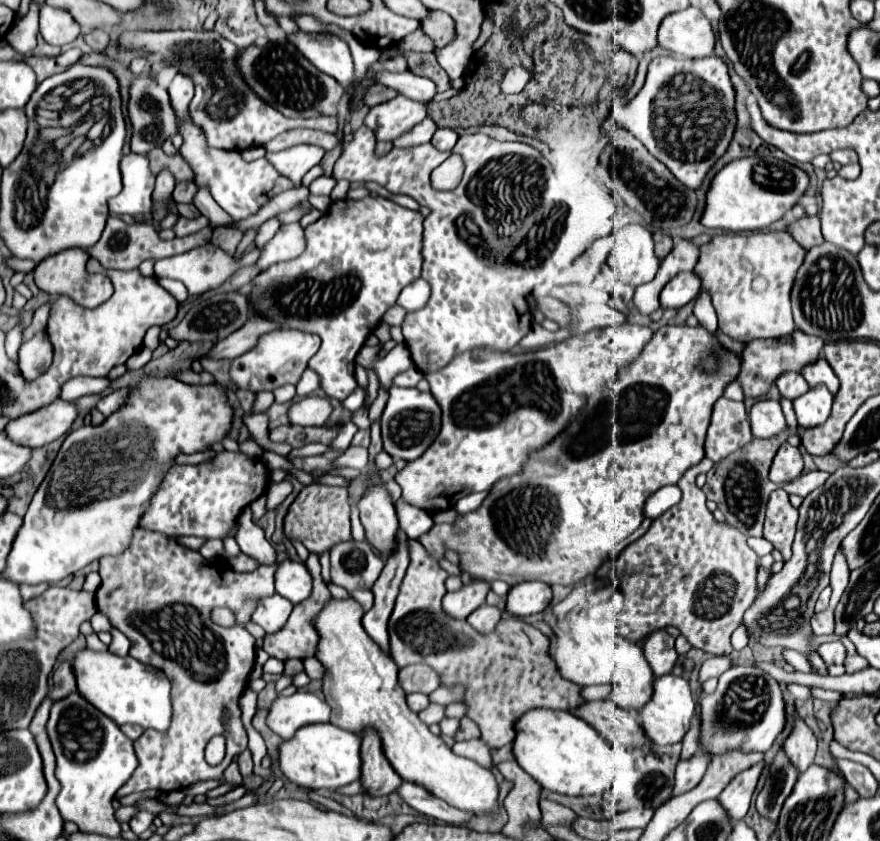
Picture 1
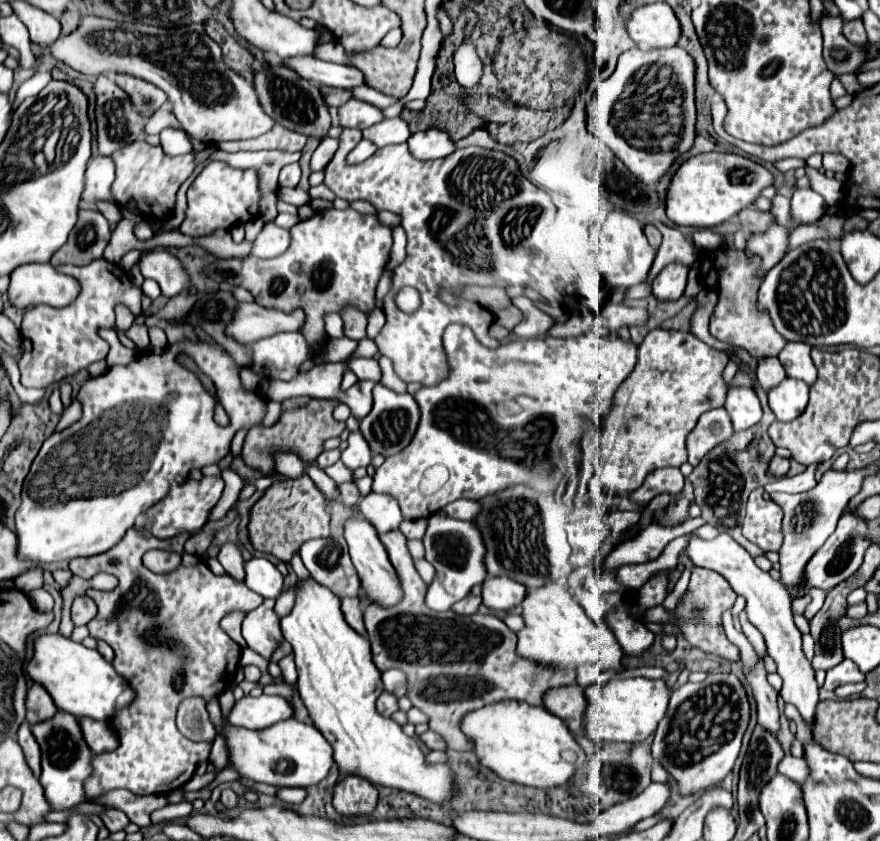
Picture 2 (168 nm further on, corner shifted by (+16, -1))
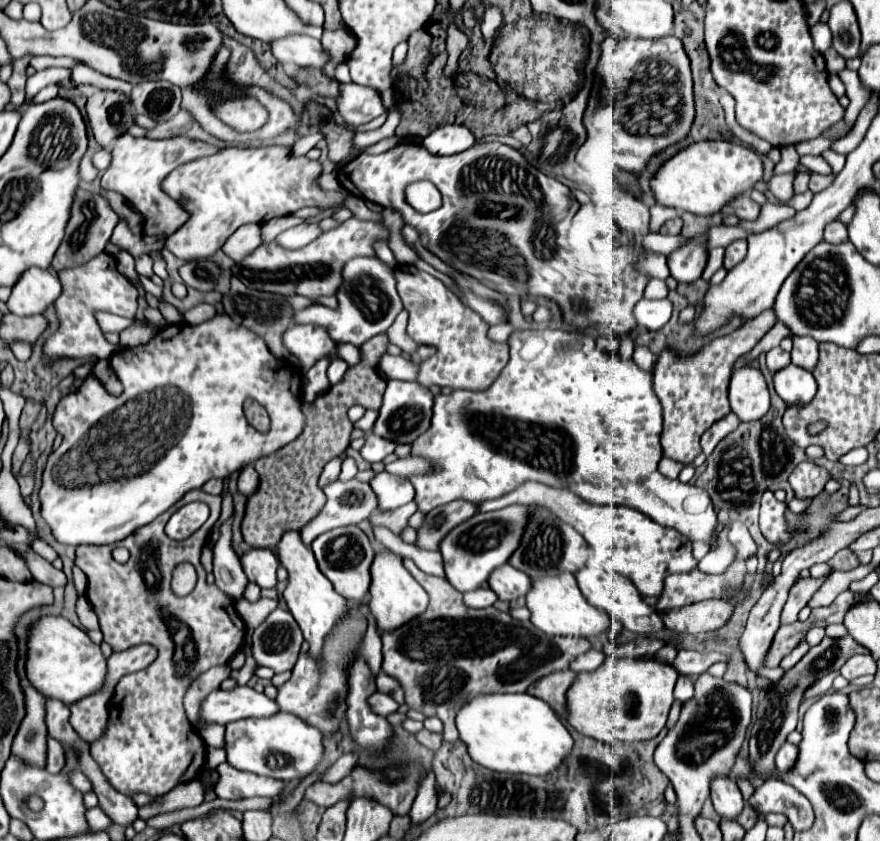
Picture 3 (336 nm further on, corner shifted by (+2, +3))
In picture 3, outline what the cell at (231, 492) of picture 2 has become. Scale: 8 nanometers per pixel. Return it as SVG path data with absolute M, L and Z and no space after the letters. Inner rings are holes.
M234 515L222 523L220 537L214 545L214 577L216 577L216 585L224 593L230 593L234 599L240 599L248 579L242 569L240 557L232 547L232 521Z

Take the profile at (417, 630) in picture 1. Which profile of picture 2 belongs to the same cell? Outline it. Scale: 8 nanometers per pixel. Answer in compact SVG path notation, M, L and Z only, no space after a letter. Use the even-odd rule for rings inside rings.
M392 529L392 533L380 535L380 541L384 543L390 561L402 581L404 589L404 599L396 607L380 607L380 605L368 605L364 609L364 623L368 629L368 637L372 643L372 661L380 671L386 669L400 669L408 677L408 693L406 697L412 701L414 707L418 707L422 713L428 715L430 719L430 729L436 731L450 749L456 751L472 751L470 739L462 733L460 721L468 711L480 709L484 705L502 701L502 699L518 699L526 701L530 705L542 705L542 695L548 689L560 687L560 685L572 685L576 681L576 671L574 669L548 669L536 665L536 661L528 661L516 653L516 633L510 631L502 619L496 615L468 615L462 617L454 611L448 613L438 613L426 607L424 597L428 585L422 581L418 571L414 569L412 557L406 547L406 537L400 533L400 529Z

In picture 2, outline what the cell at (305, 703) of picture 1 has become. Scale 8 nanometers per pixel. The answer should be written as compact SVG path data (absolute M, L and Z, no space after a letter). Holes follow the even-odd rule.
M244 695L240 701L234 703L228 715L230 725L246 727L246 729L264 729L278 721L292 717L292 707L282 697L250 697Z

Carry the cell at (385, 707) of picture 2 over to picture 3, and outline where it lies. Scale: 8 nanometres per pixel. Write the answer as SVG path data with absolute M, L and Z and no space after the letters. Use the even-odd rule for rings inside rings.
M374 693L374 697L370 699L370 707L374 709L374 713L378 715L390 715L394 711L398 711L398 703L394 701L394 697L386 695L386 693Z

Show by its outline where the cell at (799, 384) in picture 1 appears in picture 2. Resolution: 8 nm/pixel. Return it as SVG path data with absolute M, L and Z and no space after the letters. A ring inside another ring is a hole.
M766 357L766 359L758 359L758 367L756 367L756 375L758 375L758 383L768 391L774 385L778 385L780 381L786 379L784 367L780 365L778 357Z

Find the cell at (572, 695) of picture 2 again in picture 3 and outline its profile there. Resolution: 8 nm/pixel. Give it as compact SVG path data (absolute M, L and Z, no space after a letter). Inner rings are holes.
M562 671L562 673L550 673L546 677L542 677L542 681L538 681L538 685L534 685L534 689L528 689L528 693L534 693L540 699L546 699L546 703L558 713L558 717L562 721L566 721L568 717L568 689L572 687L572 683L576 681L576 673L574 671Z

